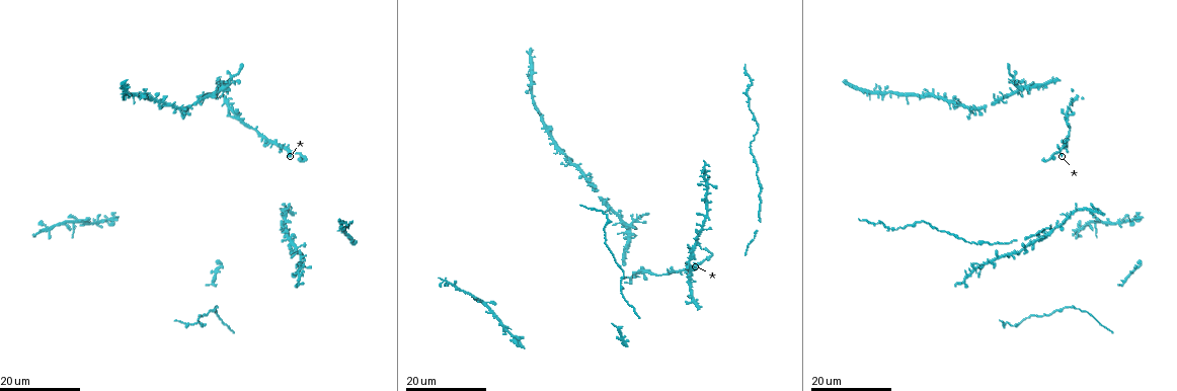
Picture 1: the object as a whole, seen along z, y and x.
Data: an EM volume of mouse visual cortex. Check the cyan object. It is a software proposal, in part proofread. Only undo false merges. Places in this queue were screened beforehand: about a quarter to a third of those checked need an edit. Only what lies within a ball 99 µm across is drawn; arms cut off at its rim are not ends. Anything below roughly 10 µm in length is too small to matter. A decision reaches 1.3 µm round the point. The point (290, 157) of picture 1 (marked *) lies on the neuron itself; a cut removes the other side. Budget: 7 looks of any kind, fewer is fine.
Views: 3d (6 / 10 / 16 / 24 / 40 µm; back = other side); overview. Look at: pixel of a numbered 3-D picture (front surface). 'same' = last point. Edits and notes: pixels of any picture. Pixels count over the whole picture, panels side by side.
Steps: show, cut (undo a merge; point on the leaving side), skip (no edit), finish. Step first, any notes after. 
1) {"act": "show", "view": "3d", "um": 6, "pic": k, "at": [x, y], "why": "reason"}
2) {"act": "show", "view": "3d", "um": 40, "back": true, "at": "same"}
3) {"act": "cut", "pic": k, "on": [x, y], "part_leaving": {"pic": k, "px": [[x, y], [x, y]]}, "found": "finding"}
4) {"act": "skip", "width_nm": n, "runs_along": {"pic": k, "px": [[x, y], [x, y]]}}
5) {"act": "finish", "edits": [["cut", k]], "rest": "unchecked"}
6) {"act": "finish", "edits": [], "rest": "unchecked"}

{"act": "show", "view": "3d", "um": 16, "pic": 1, "at": [285, 239], "why": "thin arm on a thick one"}

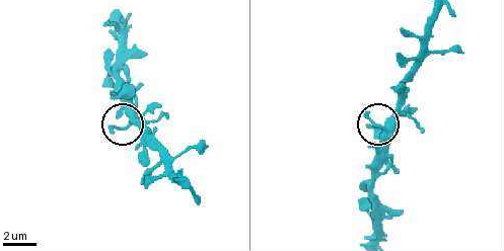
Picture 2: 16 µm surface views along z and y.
{"act": "show", "view": "3d", "um": 6, "pic": 2, "at": [382, 128]}

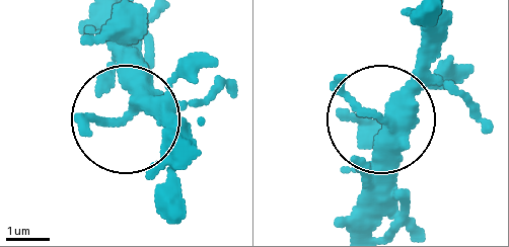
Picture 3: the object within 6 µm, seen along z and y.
{"act": "skip", "side_arm_um": 52, "found": "all the same neuron"}

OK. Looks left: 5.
{"act": "show", "view": "3d", "um": 16, "pic": 1, "at": [708, 185], "why": "looks like a crossing"}

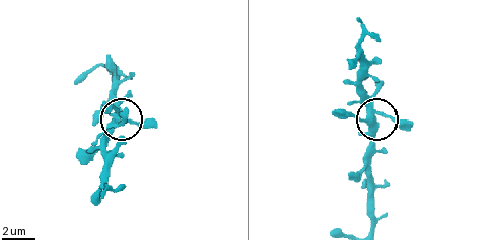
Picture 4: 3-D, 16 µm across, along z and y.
{"act": "show", "view": "3d", "um": 10, "pic": 4, "at": [376, 112], "why": "closer look"}

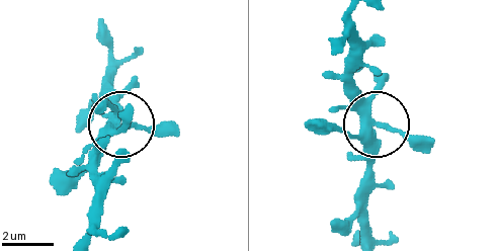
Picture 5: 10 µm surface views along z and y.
{"act": "show", "view": "3d", "um": 10, "back": true, "pic": 5, "at": [378, 125], "why": "other side"}

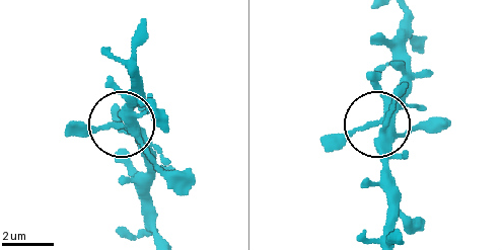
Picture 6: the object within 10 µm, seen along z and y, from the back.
{"act": "skip", "found": "one neuron here"}

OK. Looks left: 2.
{"act": "show", "view": "3d", "um": 24, "pic": 1, "at": [1019, 88], "why": "small branch off a trunk"}

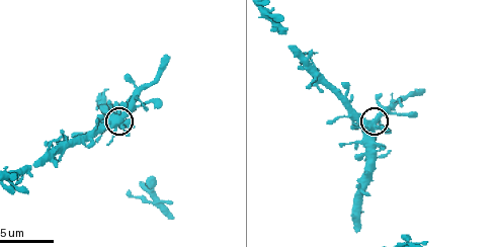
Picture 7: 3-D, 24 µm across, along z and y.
{"act": "show", "view": "3d", "um": 10, "pic": 7, "at": [371, 122]}

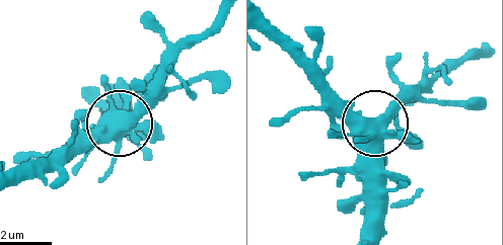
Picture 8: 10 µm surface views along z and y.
{"act": "skip", "arms": 5, "found": "all the same neuron"}

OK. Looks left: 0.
{"act": "finish", "edits": [], "rest": "unchecked"}

